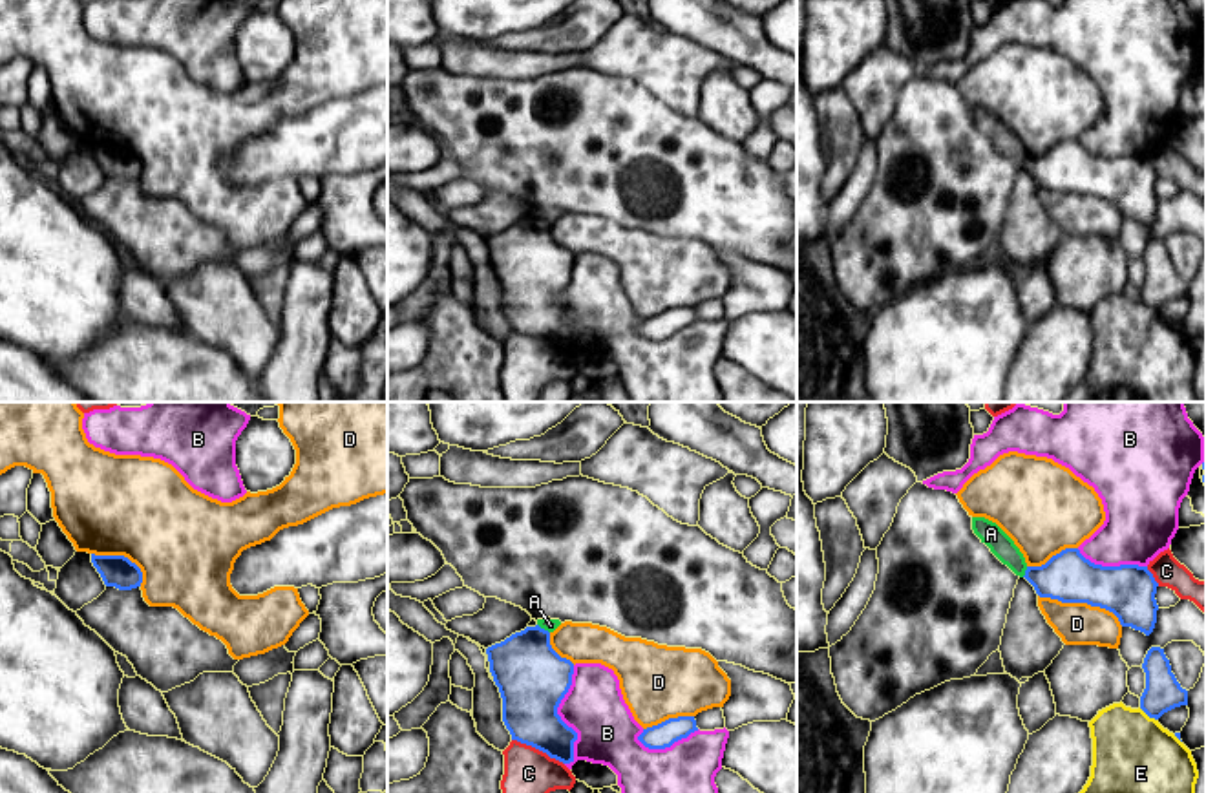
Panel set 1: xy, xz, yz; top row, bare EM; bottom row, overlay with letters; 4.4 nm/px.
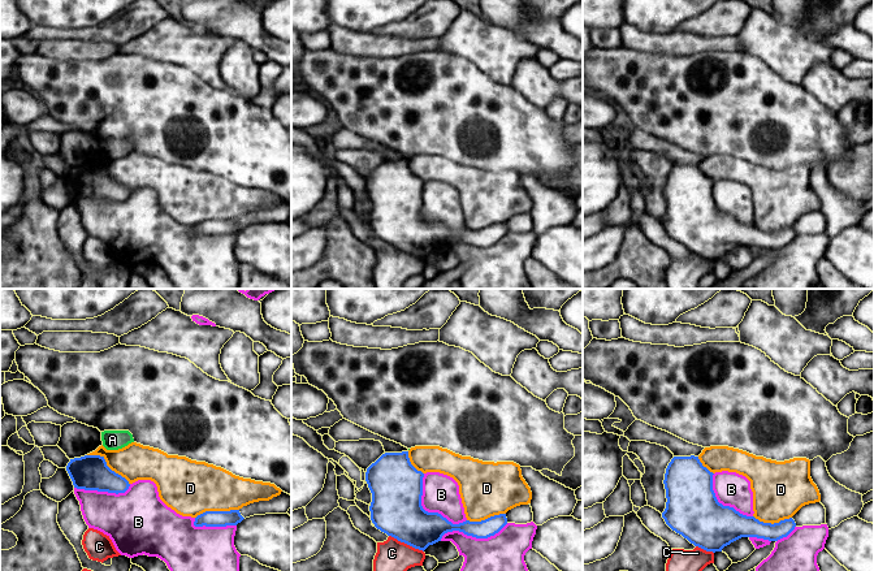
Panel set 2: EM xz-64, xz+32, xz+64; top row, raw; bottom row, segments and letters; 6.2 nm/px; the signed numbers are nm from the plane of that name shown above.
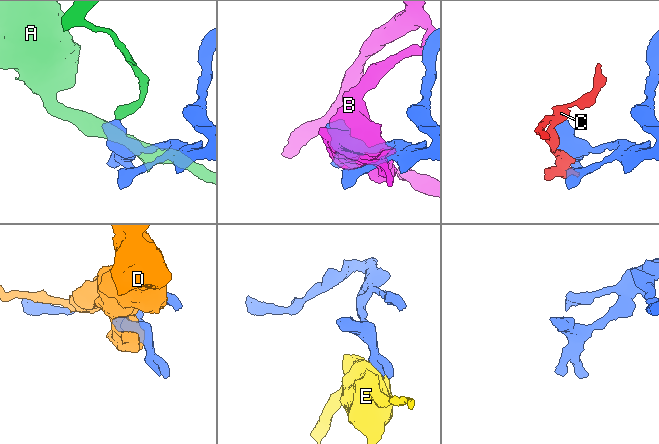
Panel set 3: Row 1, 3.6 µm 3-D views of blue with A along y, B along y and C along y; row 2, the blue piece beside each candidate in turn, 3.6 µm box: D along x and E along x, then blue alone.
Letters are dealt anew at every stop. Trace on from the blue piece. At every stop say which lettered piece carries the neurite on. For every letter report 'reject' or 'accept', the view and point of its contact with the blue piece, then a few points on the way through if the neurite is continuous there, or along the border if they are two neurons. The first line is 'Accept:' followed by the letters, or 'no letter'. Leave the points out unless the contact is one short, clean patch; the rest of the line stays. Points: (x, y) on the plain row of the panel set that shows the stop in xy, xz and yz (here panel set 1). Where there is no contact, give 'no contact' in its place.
Accept: no letter
A: reject; meets blue in xz at (543, 220); border along xz (538, 214), (549, 223)
B: reject; meets blue in xz at (560, 307)
C: reject; meets blue in xz at (538, 338); border along xz (512, 329), (530, 335), (563, 355)
D: reject; meets blue in yz at (1082, 192)
E: reject; meets blue in yz at (1148, 306)

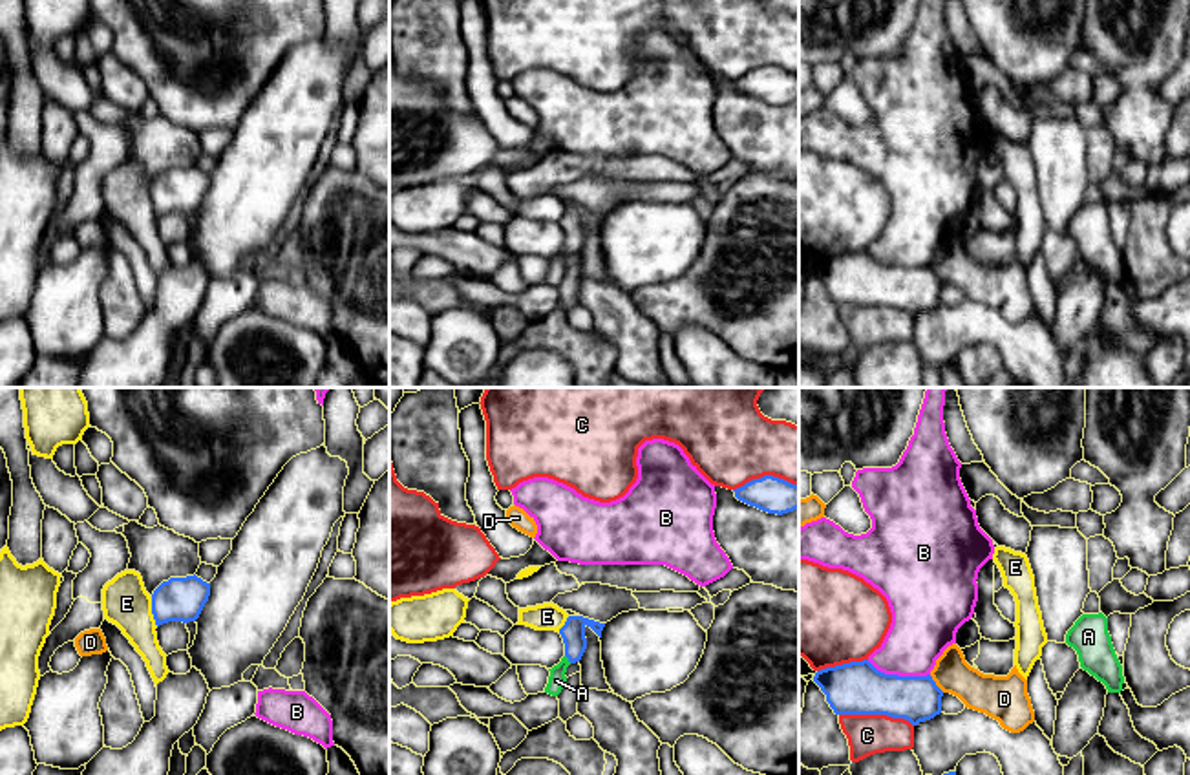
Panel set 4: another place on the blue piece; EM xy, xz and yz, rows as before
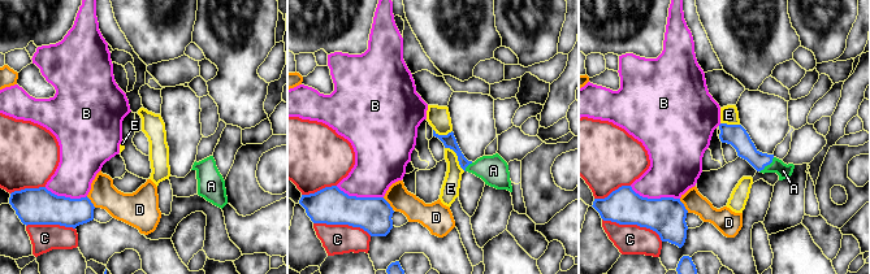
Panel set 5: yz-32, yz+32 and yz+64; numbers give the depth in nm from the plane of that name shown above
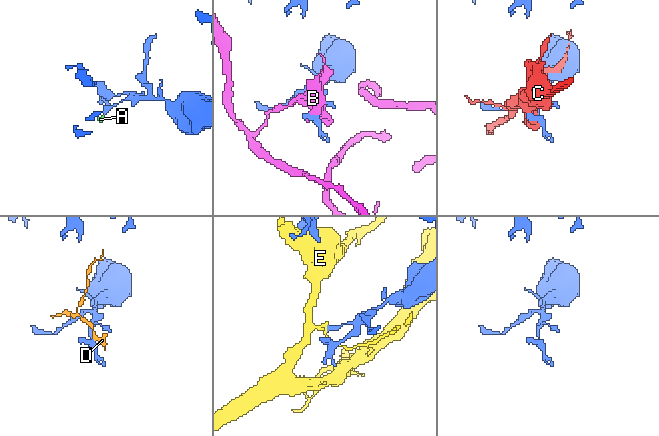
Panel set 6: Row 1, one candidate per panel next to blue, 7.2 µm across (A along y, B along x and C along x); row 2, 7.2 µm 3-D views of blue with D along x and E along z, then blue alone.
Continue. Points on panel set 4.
Accept: A
A: accept; meets blue in xz at (567, 247); runs through xz (573, 223), (567, 247), (556, 271)
B: reject; meets blue in yz at (896, 265)
C: reject; meets blue in yz at (876, 304)
D: reject; meets blue in yz at (934, 275); border along yz (929, 265), (944, 282)
E: reject; meets blue in xy at (152, 203)

